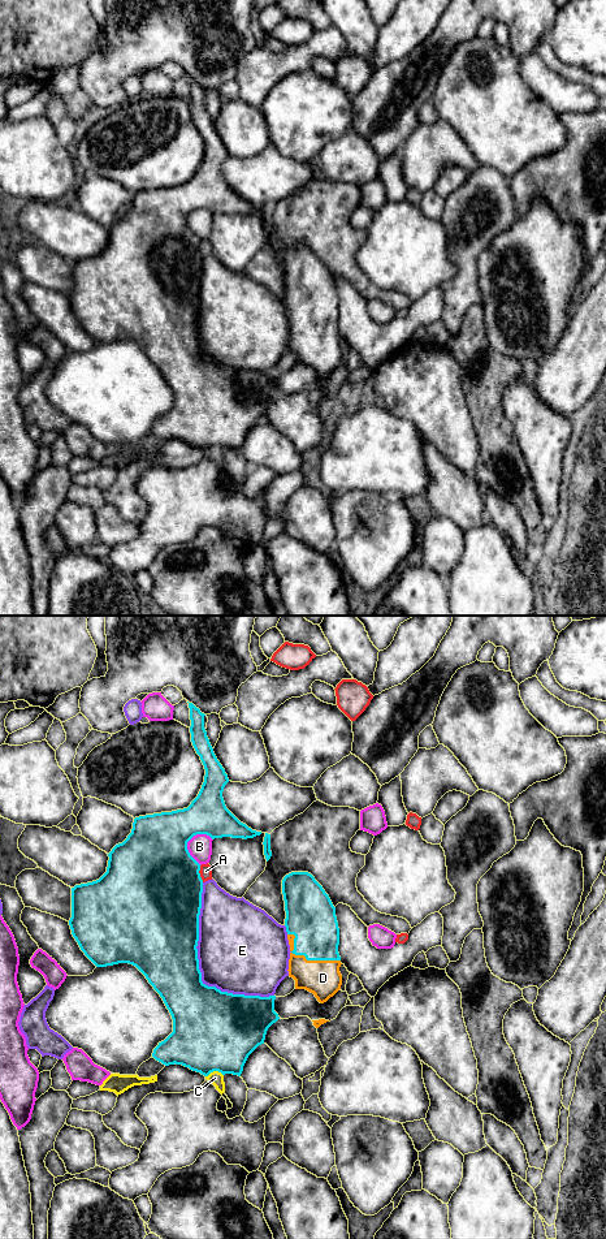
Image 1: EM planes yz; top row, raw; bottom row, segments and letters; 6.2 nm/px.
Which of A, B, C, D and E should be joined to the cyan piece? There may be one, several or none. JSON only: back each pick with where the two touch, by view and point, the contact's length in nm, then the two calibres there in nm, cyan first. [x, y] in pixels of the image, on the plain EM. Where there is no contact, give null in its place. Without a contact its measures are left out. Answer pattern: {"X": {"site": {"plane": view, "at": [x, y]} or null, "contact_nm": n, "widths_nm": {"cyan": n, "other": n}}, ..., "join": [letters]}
{"D": {"site": {"plane": "yz", "at": [304, 331]}, "contact_nm": 360, "widths_nm": {"cyan": 300, "other": 220}}, "join": ["D"]}

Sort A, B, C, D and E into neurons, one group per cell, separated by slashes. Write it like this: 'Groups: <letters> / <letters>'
Groups: A / B / C / D / E

